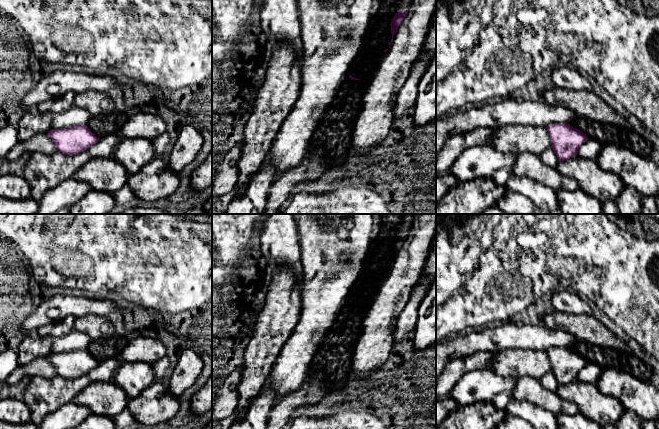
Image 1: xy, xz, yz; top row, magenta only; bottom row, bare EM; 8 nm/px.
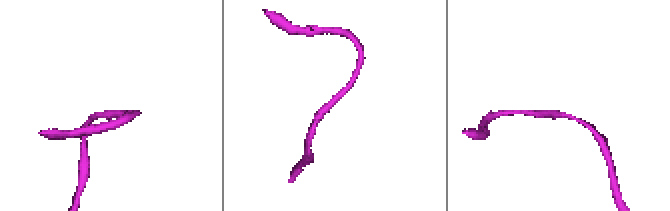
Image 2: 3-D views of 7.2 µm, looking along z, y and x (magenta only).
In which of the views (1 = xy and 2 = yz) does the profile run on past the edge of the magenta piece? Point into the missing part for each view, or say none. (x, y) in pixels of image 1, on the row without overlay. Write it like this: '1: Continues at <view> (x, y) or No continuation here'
1: No continuation here
2: No continuation here

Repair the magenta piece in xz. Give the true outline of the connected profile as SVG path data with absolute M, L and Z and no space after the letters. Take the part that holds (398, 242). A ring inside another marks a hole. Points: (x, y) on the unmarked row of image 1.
M408 232L406 235L400 235L398 234L398 236L394 239L392 246L391 246L391 258L392 258L392 263L395 259L395 257L397 256L397 253L399 251L399 249L403 246L404 242L407 240L408 238Z

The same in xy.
M87 349L51 353L47 357L53 364L57 375L68 379L79 378L100 364Z

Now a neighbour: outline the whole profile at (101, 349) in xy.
M115 333L110 338L97 338L91 340L87 350L99 362L120 358L122 350L127 346L128 339Z

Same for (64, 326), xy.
M68 315L61 320L53 323L53 329L50 334L51 337L60 338L74 330L74 322L76 318L72 315Z

